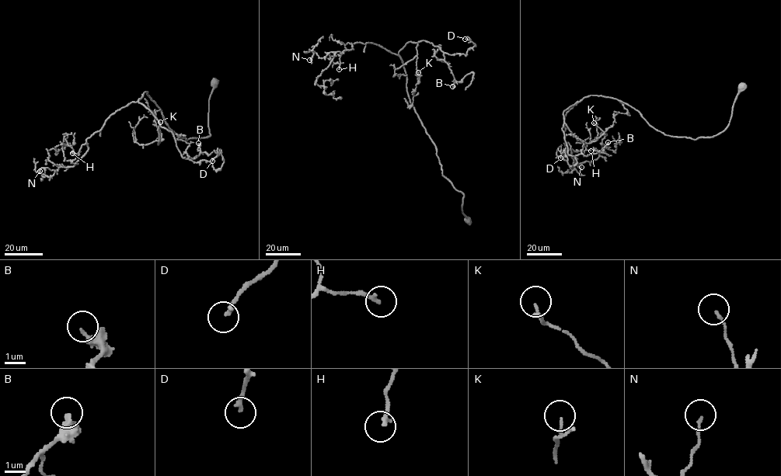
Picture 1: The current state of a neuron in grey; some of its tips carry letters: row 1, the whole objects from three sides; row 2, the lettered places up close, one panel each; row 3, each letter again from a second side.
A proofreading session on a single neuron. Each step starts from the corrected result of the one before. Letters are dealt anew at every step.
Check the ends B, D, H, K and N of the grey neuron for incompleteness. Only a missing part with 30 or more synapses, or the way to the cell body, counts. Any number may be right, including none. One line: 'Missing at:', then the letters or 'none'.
Missing at: none

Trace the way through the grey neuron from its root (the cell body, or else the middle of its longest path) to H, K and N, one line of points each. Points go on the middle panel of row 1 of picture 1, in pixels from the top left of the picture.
H: (467, 220), (463, 194), (442, 175), (435, 144), (410, 102), (400, 57), (374, 43), (347, 43), (339, 69)
K: (467, 220), (463, 194), (442, 175), (408, 95), (399, 52), (409, 41), (417, 43), (418, 72)
N: (467, 220), (463, 194), (442, 175), (410, 102), (400, 57), (355, 43), (309, 60)

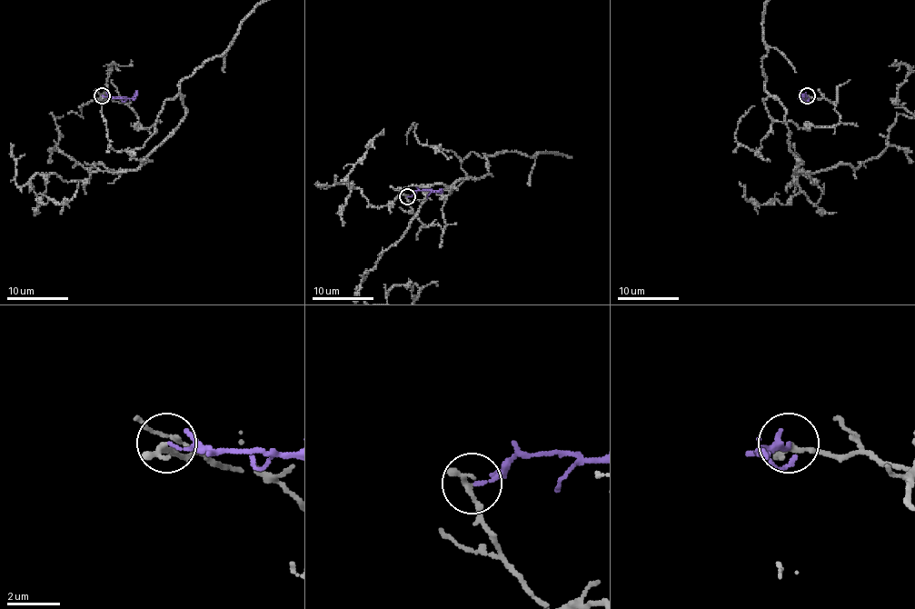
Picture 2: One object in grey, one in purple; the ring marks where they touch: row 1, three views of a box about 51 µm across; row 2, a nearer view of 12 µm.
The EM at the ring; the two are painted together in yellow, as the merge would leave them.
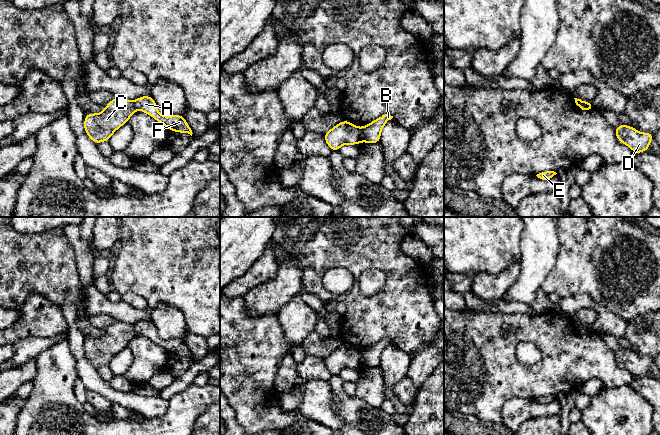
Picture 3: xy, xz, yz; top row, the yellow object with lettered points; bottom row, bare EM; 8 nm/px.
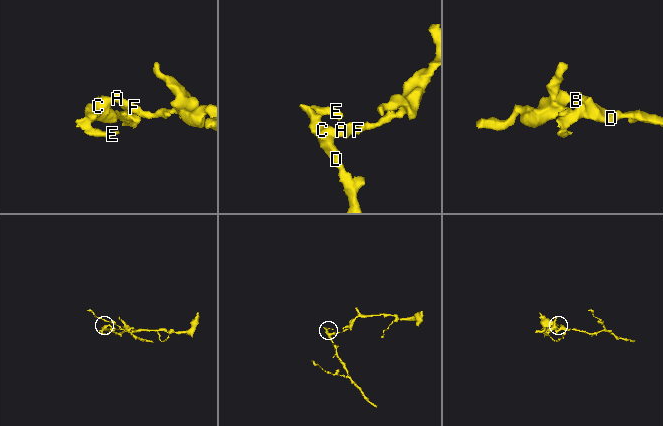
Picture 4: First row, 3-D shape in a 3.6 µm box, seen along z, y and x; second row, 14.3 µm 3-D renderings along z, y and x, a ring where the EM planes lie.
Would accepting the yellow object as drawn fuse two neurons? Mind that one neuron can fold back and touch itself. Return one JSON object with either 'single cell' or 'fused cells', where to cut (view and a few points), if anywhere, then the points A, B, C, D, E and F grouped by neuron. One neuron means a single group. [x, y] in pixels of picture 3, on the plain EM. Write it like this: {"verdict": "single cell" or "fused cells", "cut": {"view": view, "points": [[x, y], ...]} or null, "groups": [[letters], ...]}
{"verdict": "fused cells", "cut": {"view": "xz", "points": [[358, 353], [360, 363]]}, "groups": [["A", "B", "F"], ["C", "D", "E"]]}

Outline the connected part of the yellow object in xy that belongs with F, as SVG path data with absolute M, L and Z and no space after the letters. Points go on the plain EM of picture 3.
M141 320L134 325L136 334L143 335L169 354L179 357L188 357L192 360L192 354L183 339L163 340L159 337L152 320Z

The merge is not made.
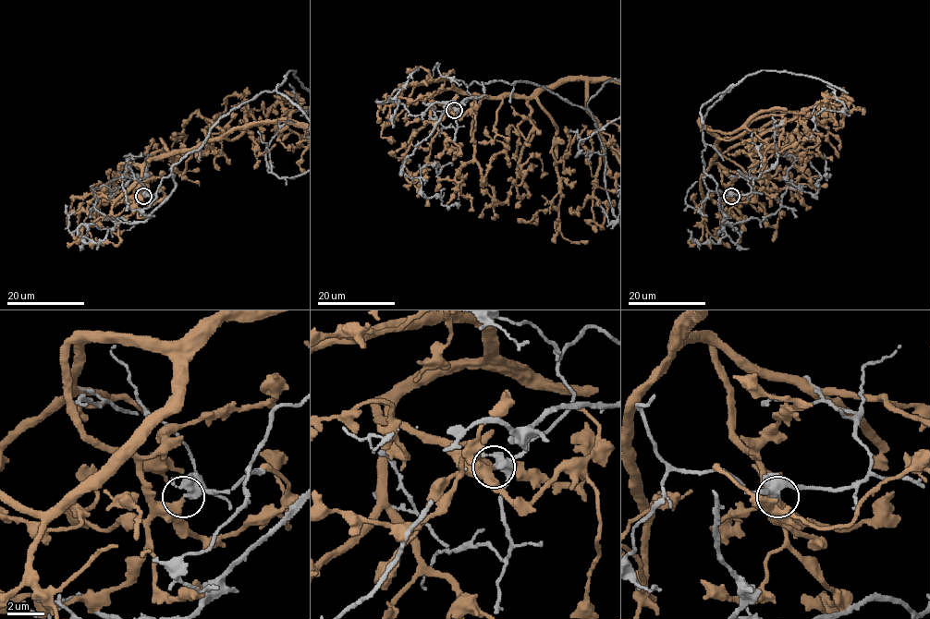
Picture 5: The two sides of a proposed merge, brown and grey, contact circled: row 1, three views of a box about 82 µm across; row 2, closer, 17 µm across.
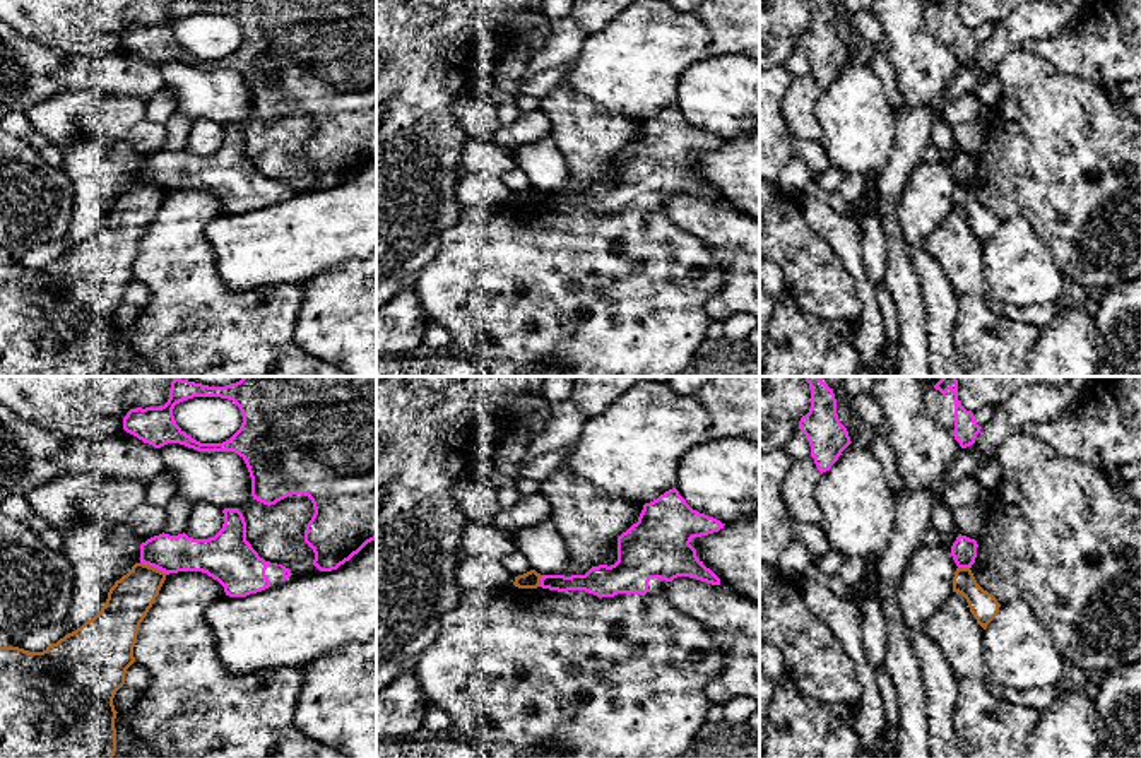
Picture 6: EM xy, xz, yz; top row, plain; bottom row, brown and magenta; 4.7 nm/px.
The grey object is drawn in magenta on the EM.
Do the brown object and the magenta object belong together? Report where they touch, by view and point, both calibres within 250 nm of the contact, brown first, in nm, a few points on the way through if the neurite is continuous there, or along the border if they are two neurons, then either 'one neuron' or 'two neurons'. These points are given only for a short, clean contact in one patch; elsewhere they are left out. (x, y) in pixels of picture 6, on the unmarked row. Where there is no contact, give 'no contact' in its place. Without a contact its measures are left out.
meets brown in xy at (153, 183); 200 nm thick on the brown side, 180 nm on the other; border along xy (141, 178), (166, 190); two neurons

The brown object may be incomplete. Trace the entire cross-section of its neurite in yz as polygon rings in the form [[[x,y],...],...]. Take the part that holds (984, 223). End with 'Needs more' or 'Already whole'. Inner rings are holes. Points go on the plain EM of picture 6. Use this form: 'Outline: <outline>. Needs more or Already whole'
Outline: [[[956,185],[953,209],[958,209],[967,216],[970,229],[984,246],[999,229],[1001,221],[977,200],[970,185]]]. Already whole

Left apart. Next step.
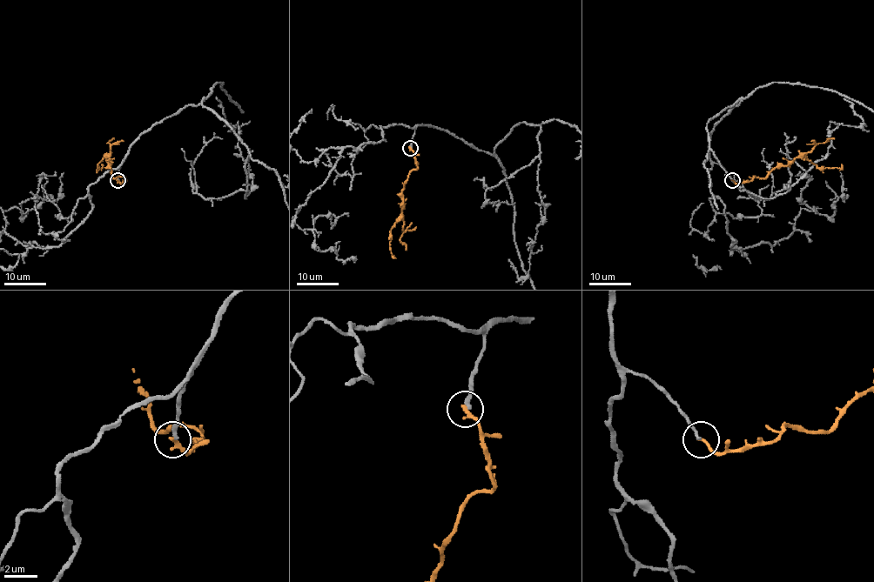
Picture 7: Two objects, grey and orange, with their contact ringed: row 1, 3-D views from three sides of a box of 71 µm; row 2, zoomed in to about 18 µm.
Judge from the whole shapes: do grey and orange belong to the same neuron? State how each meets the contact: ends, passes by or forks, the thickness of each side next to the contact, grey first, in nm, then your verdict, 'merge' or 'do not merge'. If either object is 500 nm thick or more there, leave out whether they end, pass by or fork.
grey ends | orange ends | 190/240 nm | do not merge

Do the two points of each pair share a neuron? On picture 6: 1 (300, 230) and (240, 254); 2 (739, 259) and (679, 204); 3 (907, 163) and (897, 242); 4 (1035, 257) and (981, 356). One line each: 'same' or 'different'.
1: same
2: same
3: same
4: different

